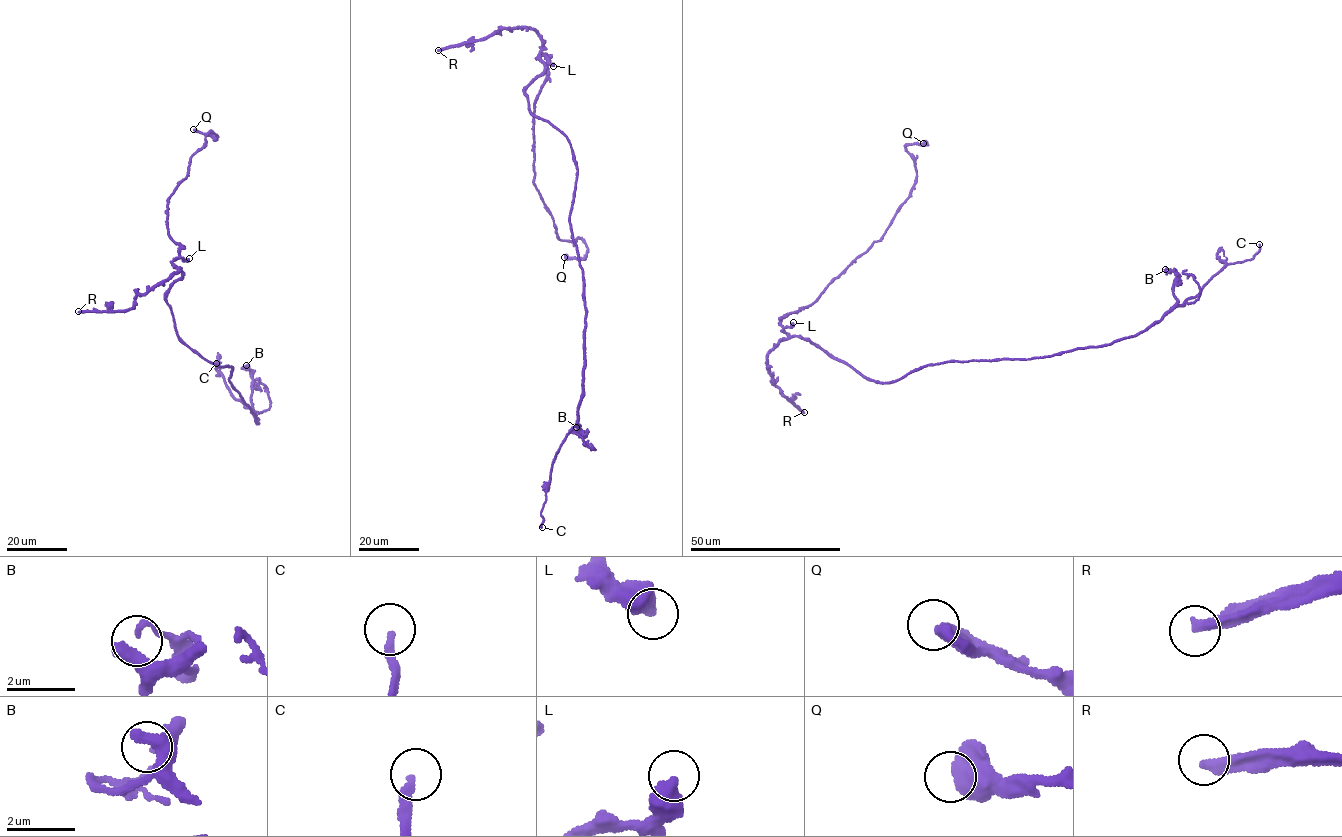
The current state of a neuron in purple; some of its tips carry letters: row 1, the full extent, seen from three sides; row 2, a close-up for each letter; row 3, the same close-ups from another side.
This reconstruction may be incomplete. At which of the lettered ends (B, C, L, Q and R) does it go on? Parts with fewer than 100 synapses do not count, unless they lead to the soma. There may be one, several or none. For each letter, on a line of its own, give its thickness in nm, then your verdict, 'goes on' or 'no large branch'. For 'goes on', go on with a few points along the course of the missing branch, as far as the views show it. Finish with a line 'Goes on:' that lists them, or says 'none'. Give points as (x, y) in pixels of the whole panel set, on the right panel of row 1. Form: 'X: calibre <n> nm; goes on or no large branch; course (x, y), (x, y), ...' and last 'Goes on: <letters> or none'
B: calibre 140 nm; no large branch
C: calibre 240 nm; goes on; course (1259, 244), (1249, 228), (1250, 221), (1224, 202), (1219, 193)
L: calibre 600 nm; no large branch
Q: calibre 600 nm; no large branch
R: calibre 360 nm; goes on; course (804, 412), (816, 439), (845, 431), (854, 424), (858, 410), (875, 406), (867, 409)
Goes on: C, R

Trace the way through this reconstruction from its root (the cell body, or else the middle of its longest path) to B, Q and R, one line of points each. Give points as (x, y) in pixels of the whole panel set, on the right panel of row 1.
B: (886, 383), (927, 366), (1050, 357), (1135, 336), (1160, 320), (1177, 301), (1173, 293), (1176, 274), (1165, 269)
Q: (886, 383), (790, 336), (781, 320), (813, 303), (880, 238), (915, 182), (906, 146), (923, 143)
R: (886, 383), (864, 377), (805, 338), (784, 338), (768, 354), (767, 367), (780, 392), (804, 412)

